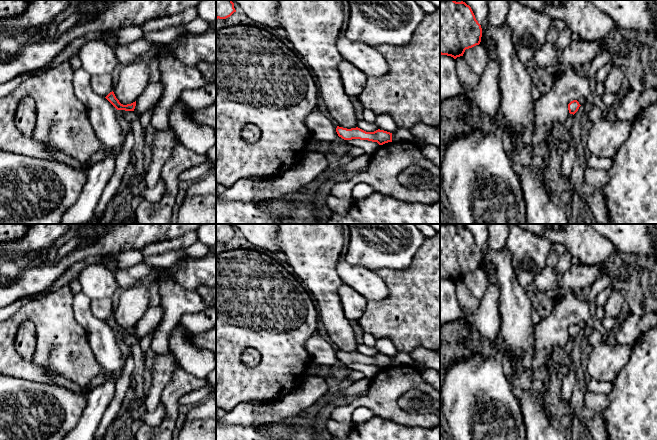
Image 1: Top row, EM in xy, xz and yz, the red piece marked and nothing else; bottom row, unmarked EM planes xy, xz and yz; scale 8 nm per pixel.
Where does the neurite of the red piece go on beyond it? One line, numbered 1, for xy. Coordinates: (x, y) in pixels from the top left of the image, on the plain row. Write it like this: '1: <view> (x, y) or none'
1: none

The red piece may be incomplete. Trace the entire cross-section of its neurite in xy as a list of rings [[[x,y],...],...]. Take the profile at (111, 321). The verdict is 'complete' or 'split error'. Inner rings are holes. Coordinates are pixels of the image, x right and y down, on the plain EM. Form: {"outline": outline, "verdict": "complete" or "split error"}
{"outline": [[[110,316],[106,321],[105,321],[117,334],[125,334],[125,335],[134,335],[135,330],[136,330],[136,325],[123,329],[119,326],[119,324],[116,322],[114,316]]], "verdict": "complete"}

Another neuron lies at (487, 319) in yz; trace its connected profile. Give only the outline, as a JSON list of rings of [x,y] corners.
[[[481,261],[480,268],[486,273],[488,287],[480,299],[478,308],[469,312],[461,306],[466,319],[477,328],[477,333],[486,340],[496,341],[501,334],[501,314],[499,311],[499,287],[490,277],[493,266]]]

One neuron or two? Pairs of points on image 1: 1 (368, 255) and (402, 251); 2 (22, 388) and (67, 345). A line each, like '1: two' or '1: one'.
1: one
2: two

